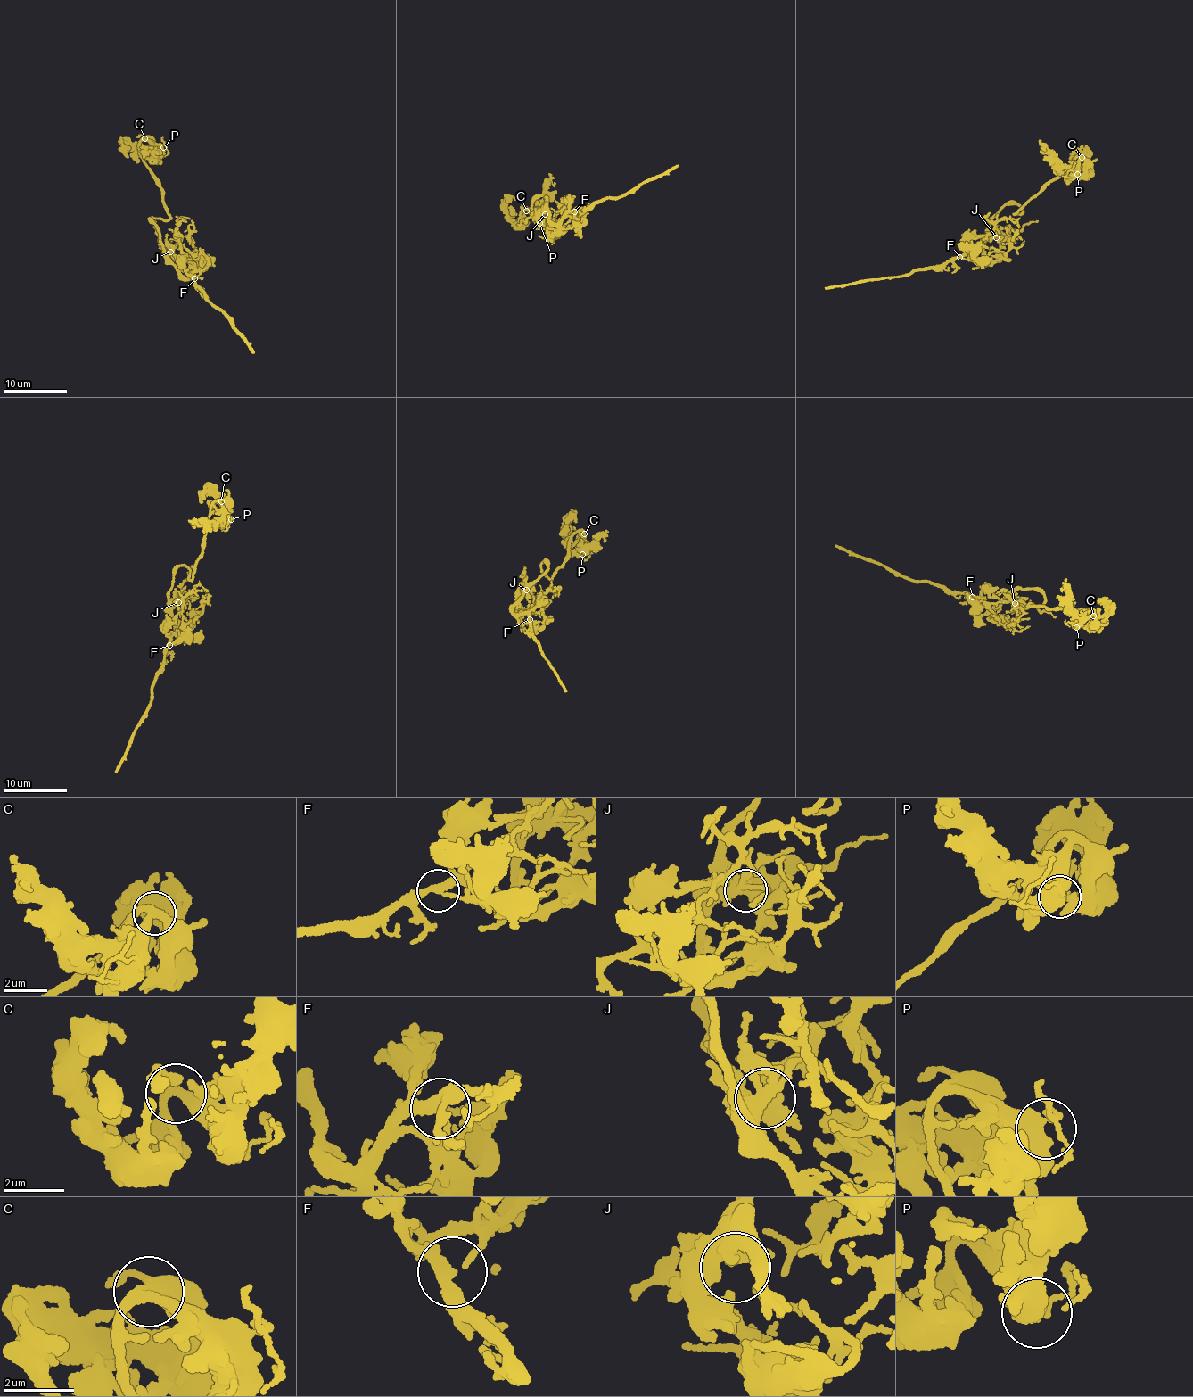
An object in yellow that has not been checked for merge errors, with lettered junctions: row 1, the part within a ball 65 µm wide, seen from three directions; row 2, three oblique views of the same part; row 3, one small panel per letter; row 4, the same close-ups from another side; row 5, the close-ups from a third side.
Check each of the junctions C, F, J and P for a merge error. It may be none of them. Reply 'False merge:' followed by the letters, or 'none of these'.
False merge: none of these

